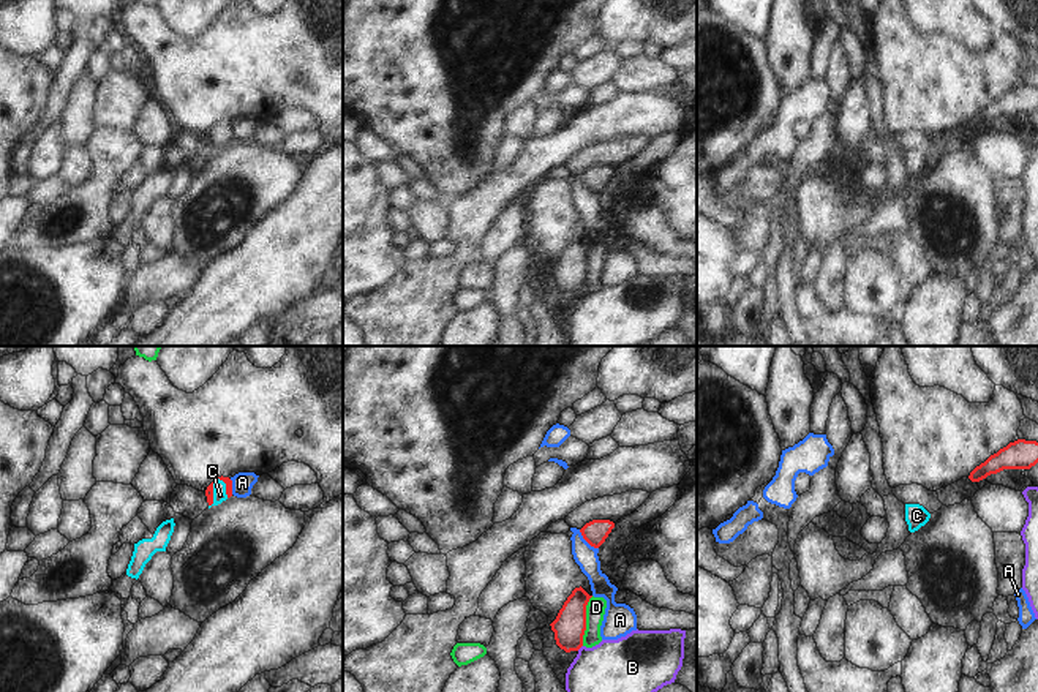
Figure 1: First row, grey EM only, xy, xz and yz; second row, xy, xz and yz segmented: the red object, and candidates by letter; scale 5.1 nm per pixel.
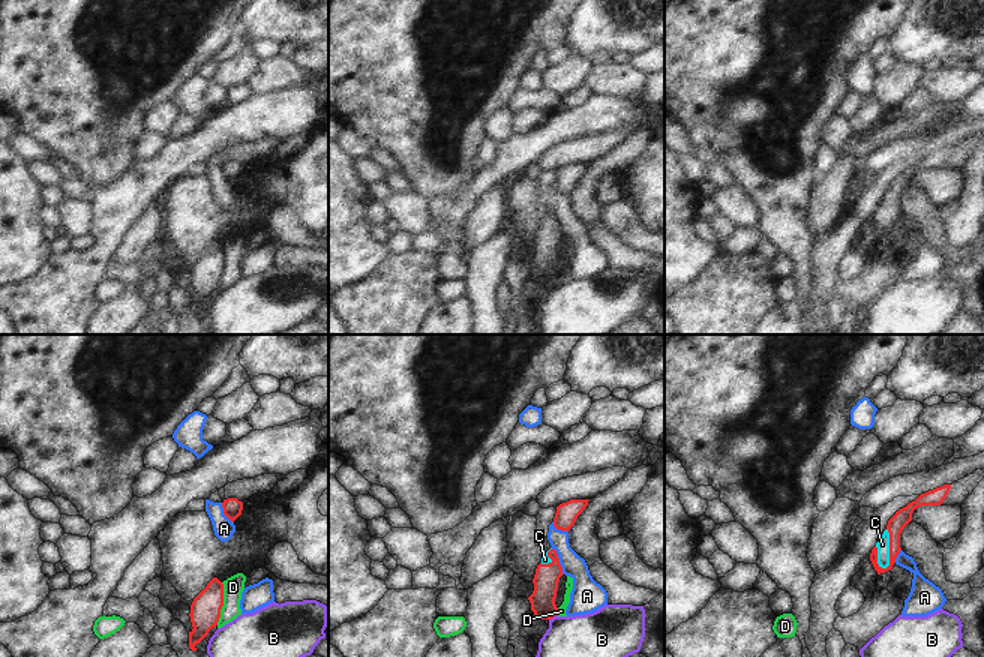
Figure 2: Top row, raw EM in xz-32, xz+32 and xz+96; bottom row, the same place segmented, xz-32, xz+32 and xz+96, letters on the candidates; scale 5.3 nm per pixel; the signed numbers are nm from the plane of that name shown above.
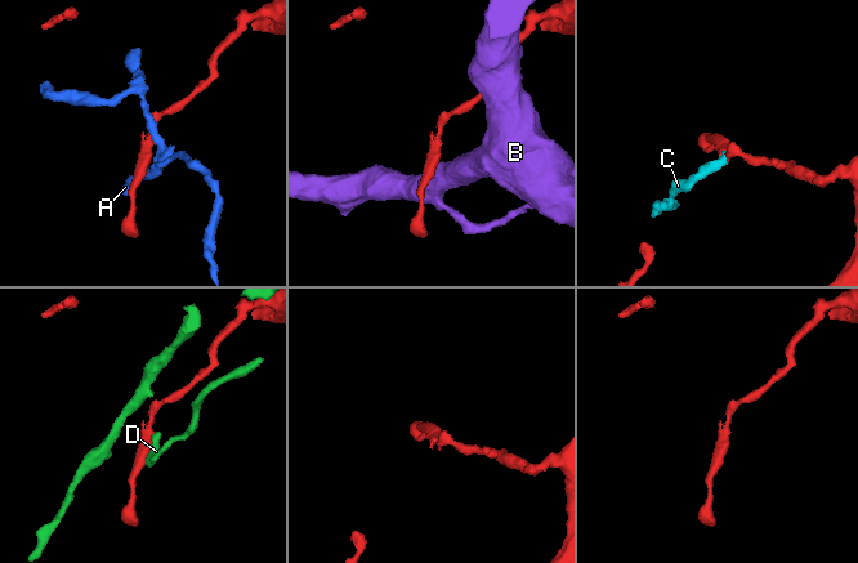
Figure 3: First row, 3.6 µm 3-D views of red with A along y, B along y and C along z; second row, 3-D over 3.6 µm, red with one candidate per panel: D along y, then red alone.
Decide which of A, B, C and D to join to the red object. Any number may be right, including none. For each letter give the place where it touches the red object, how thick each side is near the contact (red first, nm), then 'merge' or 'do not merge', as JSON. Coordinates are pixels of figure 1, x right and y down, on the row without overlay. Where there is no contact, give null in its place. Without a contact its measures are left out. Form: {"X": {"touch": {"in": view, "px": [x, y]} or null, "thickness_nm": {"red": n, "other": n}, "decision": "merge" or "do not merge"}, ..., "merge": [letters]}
{"A": {"touch": {"in": "xz", "px": [586, 187]}, "thickness_nm": {"red": 120, "other": 120}, "decision": "do not merge"}, "B": {"touch": {"in": "xz", "px": [579, 294]}, "thickness_nm": {"red": 160, "other": 400}, "decision": "do not merge"}, "C": {"touch": {"in": "xy", "px": [212, 141]}, "thickness_nm": {"red": 50, "other": 70}, "decision": "merge"}, "D": {"touch": {"in": "xz", "px": [585, 267]}, "thickness_nm": {"red": 160, "other": 100}, "decision": "do not merge"}, "merge": ["C"]}

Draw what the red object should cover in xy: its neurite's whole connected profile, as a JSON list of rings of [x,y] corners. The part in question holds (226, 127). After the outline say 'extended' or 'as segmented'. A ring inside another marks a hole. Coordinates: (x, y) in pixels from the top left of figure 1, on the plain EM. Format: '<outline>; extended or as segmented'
[[[229,123],[215,125],[205,136],[209,152],[218,152],[232,142],[232,126]]]; extended

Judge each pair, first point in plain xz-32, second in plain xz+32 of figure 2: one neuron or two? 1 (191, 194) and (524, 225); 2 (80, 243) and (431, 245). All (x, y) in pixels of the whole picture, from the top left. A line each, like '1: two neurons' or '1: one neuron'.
1: one neuron
2: one neuron

